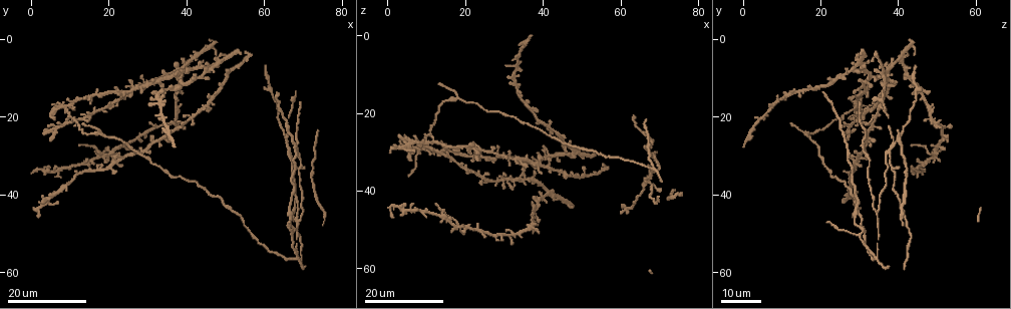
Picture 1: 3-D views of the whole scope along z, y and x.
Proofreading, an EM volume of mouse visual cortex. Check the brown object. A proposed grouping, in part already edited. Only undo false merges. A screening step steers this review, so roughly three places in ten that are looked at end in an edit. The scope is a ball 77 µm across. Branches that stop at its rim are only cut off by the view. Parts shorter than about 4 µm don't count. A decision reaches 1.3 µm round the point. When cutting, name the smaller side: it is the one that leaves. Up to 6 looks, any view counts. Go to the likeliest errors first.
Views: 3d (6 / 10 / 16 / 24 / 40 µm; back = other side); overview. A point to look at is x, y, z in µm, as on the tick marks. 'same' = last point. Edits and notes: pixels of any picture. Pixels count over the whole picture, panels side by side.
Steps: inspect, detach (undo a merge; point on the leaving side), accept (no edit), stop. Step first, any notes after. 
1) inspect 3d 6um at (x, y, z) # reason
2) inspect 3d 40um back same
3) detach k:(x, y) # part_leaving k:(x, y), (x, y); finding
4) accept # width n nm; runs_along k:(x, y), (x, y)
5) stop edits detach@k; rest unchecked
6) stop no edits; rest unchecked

inspect 3d 16um at (18.0, 29.5, 48.5) # thin arm on a thick one

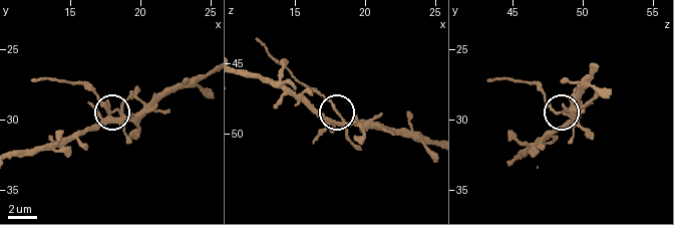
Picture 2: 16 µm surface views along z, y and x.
inspect 3d 6um at (18.4, 29.4, 48.8)

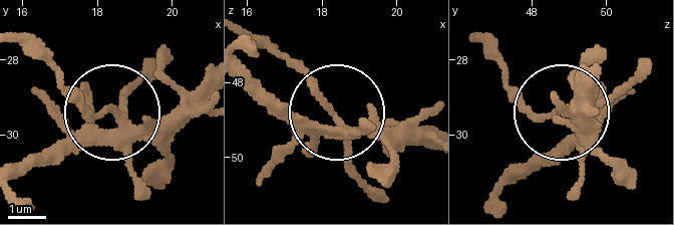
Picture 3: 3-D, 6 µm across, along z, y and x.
detach 3:(82, 116) # arms 5; part_leaving 3:(122, 124), (17, 46); a second neuron is stuck on

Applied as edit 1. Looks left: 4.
inspect 3d 24um at (68.5, 46.5, 35.0) # two arms in line, one across

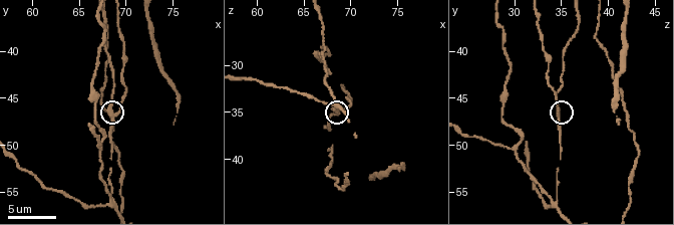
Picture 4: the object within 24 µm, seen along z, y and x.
inspect 3d 10um at (68.6, 46.6, 34.6)

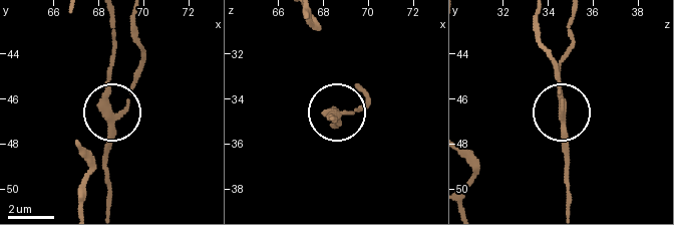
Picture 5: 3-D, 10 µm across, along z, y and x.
detach 5:(133, 81) # side_arm 35 um; arms 3; two neurons meet here

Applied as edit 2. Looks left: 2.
stop edits detach@3, detach@5; rest unchecked

